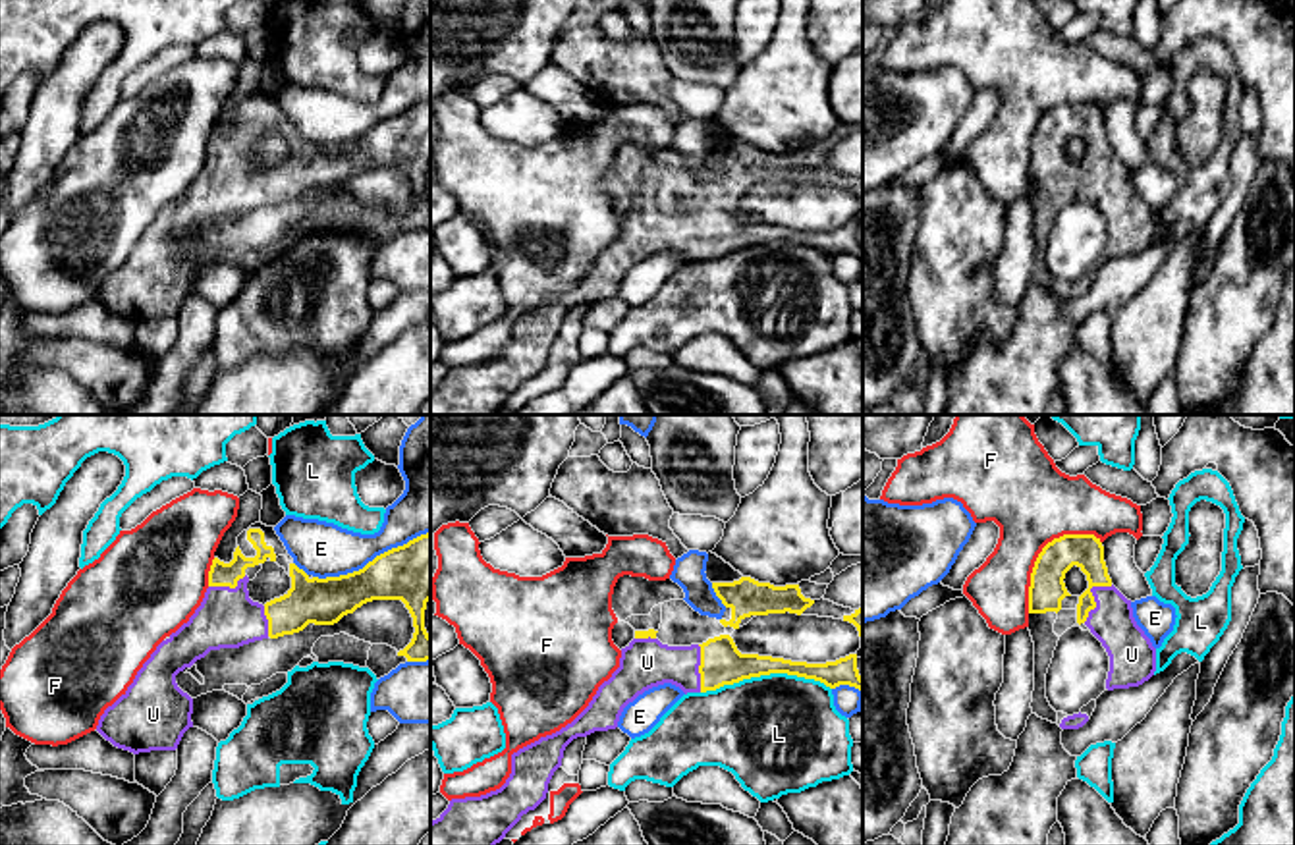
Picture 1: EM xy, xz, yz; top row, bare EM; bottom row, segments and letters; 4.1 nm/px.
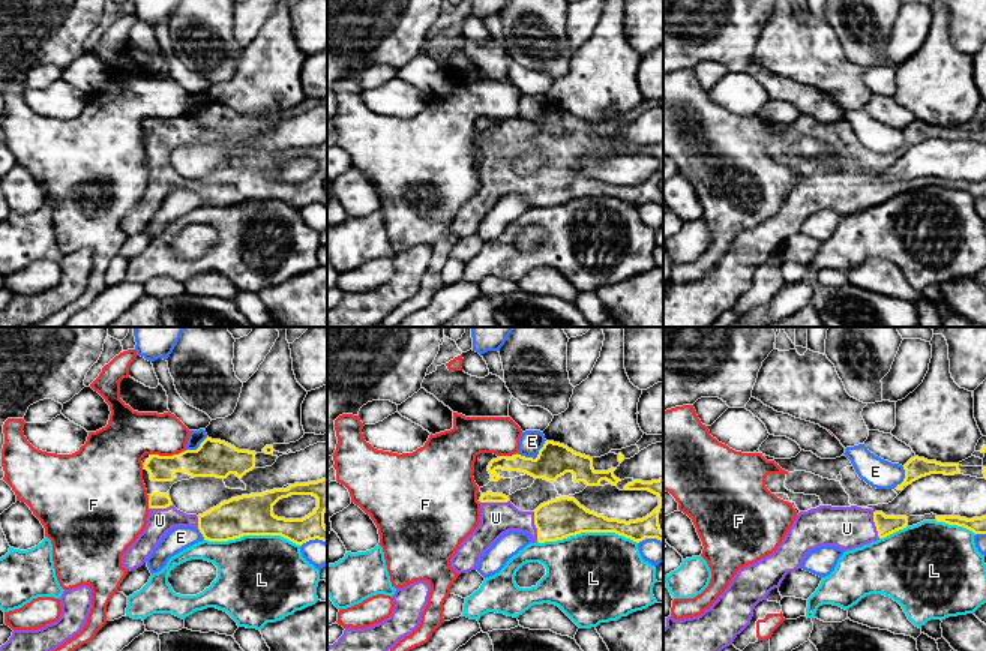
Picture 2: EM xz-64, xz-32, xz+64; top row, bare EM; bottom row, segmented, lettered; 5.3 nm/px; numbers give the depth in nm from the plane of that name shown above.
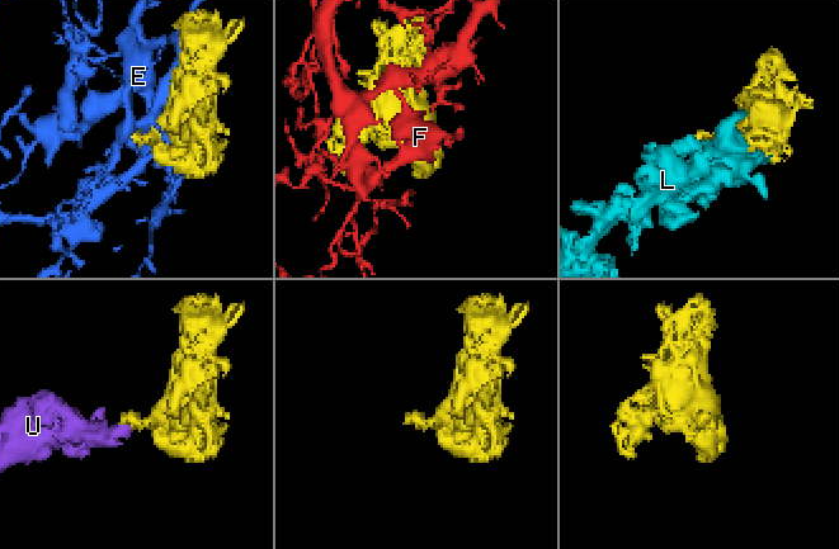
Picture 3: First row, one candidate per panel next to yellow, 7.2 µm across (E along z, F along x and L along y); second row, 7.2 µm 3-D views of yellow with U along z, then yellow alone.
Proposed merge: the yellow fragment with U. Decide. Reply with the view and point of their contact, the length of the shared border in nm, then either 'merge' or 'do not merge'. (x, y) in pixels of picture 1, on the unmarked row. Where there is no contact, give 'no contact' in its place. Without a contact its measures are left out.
contact yz (1091, 163); length 200 nm; merge

